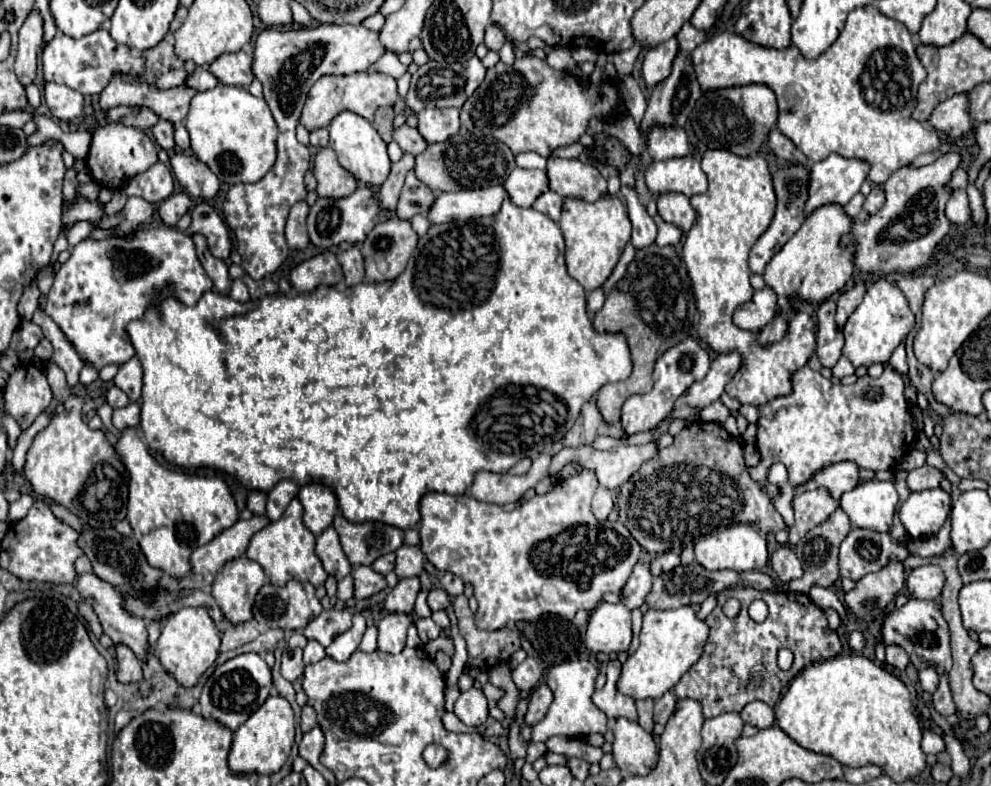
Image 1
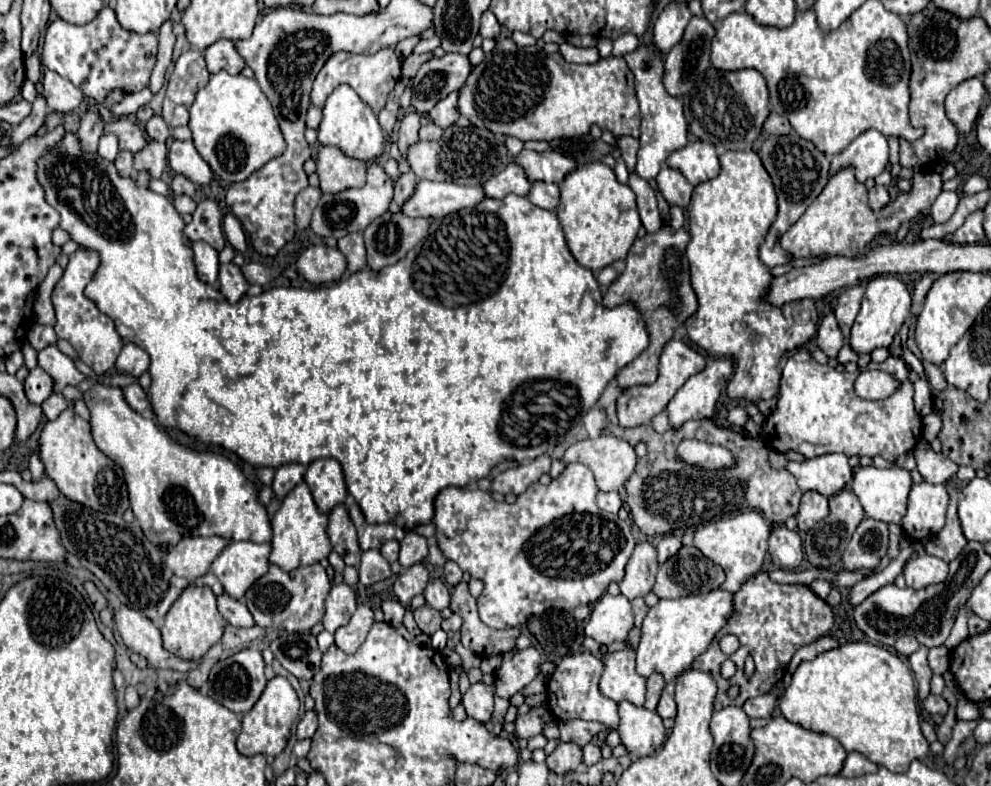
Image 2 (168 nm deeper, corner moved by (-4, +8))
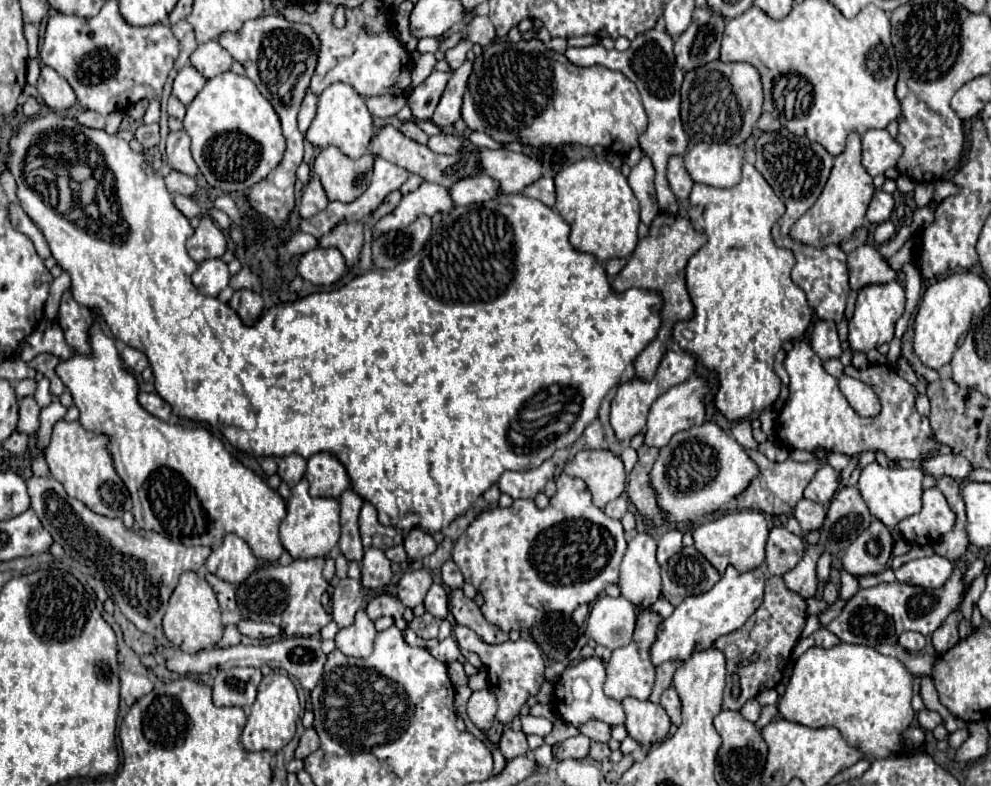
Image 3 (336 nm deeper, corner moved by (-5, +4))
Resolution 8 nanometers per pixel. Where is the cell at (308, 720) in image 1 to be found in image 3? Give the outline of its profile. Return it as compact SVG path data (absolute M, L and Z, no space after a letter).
M310 727L310 729L306 729L306 731L302 733L302 737L300 737L300 743L298 743L298 747L296 747L296 757L298 757L298 759L304 759L304 757L308 757L312 751L316 751L316 749L318 749L318 733L316 733L314 727Z

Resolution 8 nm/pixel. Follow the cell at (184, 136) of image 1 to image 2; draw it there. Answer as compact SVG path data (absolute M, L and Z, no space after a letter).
M177 105L173 109L173 117L171 117L171 127L179 127L179 125L187 125L189 123L189 111L185 105Z

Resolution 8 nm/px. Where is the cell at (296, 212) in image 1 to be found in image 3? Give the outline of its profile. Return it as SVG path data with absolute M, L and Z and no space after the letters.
M312 175L310 183L306 185L304 193L302 193L302 201L300 201L300 207L298 207L298 213L302 219L308 219L312 215L316 215L318 211L322 211L324 207L328 205L328 197L322 189L322 183L316 175Z

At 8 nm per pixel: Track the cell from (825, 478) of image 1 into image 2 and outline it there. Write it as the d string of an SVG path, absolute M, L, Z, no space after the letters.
M829 453L803 463L789 461L787 469L795 475L801 491L817 491L825 497L845 489L853 479L853 469L849 467L847 455L843 453Z

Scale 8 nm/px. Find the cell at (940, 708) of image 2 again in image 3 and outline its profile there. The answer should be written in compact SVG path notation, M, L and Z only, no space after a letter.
M922 709L920 713L918 713L918 723L920 723L920 727L922 729L934 729L934 727L938 727L940 723L942 723L942 717L936 713L936 711L930 711L930 709Z

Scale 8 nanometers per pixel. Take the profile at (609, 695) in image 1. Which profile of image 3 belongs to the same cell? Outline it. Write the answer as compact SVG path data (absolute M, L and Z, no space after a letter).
M642 611L636 621L636 631L632 641L612 651L612 659L606 663L606 683L604 683L604 693L608 697L616 701L622 701L624 697L636 697L638 701L646 701L650 697L654 685L654 673L656 673L656 667L650 661L650 645L654 641L654 633L660 621L662 621L660 615Z

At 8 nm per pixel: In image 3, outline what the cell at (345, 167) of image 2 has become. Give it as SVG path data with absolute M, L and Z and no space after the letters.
M326 147L314 161L314 173L320 177L330 201L350 203L368 189L372 179L372 163L372 153L366 153L354 161L340 153L340 149Z

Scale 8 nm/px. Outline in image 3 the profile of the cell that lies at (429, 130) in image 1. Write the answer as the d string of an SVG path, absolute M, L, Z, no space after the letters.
M464 61L462 67L454 71L454 77L448 81L448 87L432 115L432 123L436 127L450 127L456 119L460 119L460 107L462 107L462 95L466 91L466 81L472 73L472 61Z

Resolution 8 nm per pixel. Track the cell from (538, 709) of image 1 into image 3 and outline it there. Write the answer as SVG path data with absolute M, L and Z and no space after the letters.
M506 729L502 739L500 739L500 751L502 755L510 761L514 757L520 757L520 755L526 755L528 753L528 743L526 743L526 733L520 729L520 731L514 731L514 729Z

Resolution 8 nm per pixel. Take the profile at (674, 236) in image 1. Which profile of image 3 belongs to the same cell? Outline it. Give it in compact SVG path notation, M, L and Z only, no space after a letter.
M648 29L646 33L640 33L630 49L626 51L616 51L616 49L604 49L600 43L598 45L590 45L590 47L568 47L566 49L566 57L570 63L578 65L578 67L592 67L592 65L604 65L608 69L616 69L622 71L640 91L642 95L642 103L648 115L648 127L646 131L638 137L640 147L644 151L646 157L652 159L652 165L656 169L656 199L660 205L662 213L668 215L676 215L678 213L678 203L668 187L666 181L666 165L668 159L674 155L682 155L686 151L688 145L688 137L684 133L682 121L680 121L680 85L684 79L684 71L676 69L674 63L674 55L672 55L672 37L666 31L660 29Z

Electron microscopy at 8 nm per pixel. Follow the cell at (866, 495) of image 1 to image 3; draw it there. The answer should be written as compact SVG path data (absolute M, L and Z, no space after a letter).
M872 463L862 469L862 475L858 479L858 489L860 489L860 495L866 501L870 513L876 519L880 519L888 529L892 529L904 517L910 517L920 511L920 507L922 507L922 501L920 501L922 479L924 479L924 473L918 467L910 467L910 469L888 467L888 469L884 469L878 463Z

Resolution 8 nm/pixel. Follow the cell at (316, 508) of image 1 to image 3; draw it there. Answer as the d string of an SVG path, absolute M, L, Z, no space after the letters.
M318 453L308 459L306 479L310 483L312 497L338 499L350 487L344 465L330 453Z

